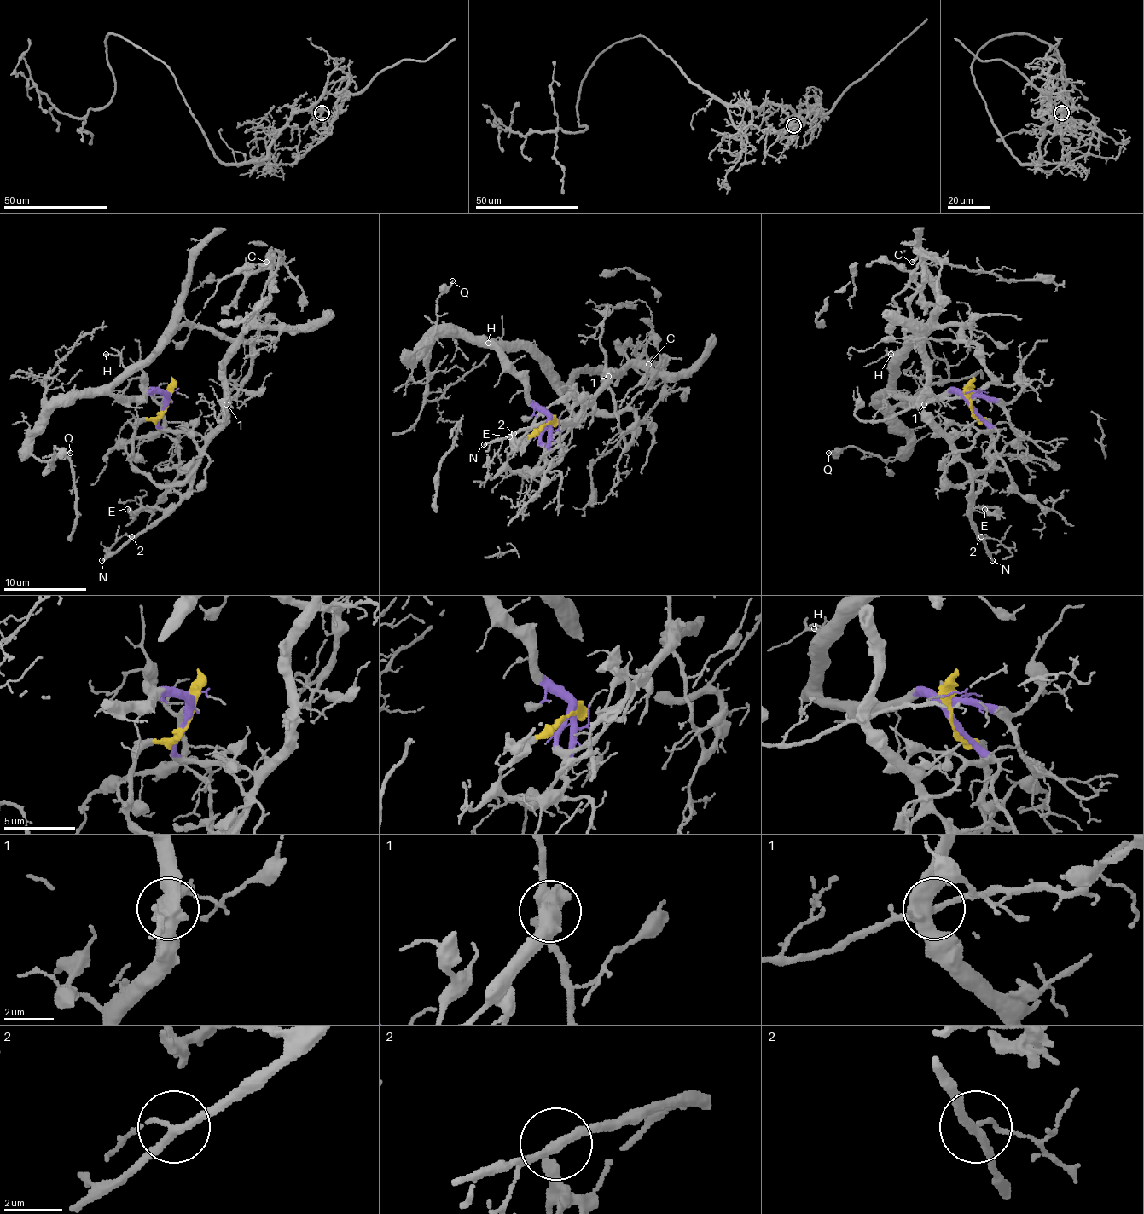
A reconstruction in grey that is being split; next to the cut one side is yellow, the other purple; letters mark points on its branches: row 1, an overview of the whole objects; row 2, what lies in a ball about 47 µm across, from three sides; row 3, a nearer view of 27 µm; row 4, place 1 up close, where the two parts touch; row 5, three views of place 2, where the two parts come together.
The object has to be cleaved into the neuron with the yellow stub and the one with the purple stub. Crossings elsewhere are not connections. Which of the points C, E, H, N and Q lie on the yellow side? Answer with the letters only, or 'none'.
C, E, N

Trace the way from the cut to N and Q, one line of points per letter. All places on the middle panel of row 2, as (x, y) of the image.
N: (549, 424), (514, 442), (560, 403), (572, 396), (581, 405), (575, 422), (539, 422), (508, 438), (483, 445)
Q: (548, 424), (529, 384), (493, 349), (439, 336), (412, 359), (437, 324), (437, 298), (452, 280)

